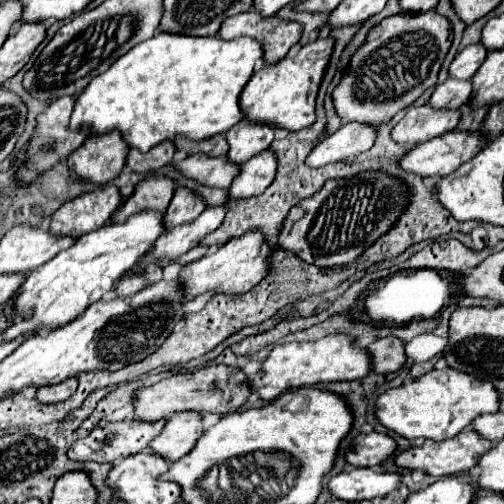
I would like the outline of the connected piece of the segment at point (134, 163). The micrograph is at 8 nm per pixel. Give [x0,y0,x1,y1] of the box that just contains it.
[127,140,175,174]

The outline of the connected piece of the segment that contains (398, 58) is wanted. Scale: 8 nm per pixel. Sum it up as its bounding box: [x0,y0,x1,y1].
[333,10,453,126]

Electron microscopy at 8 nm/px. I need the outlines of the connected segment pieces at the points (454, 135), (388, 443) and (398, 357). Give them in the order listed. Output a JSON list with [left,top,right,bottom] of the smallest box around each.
[[399,132,483,178],[345,434,397,466],[367,336,407,374]]

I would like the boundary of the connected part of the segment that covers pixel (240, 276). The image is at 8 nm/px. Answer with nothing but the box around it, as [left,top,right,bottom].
[179,230,269,300]

